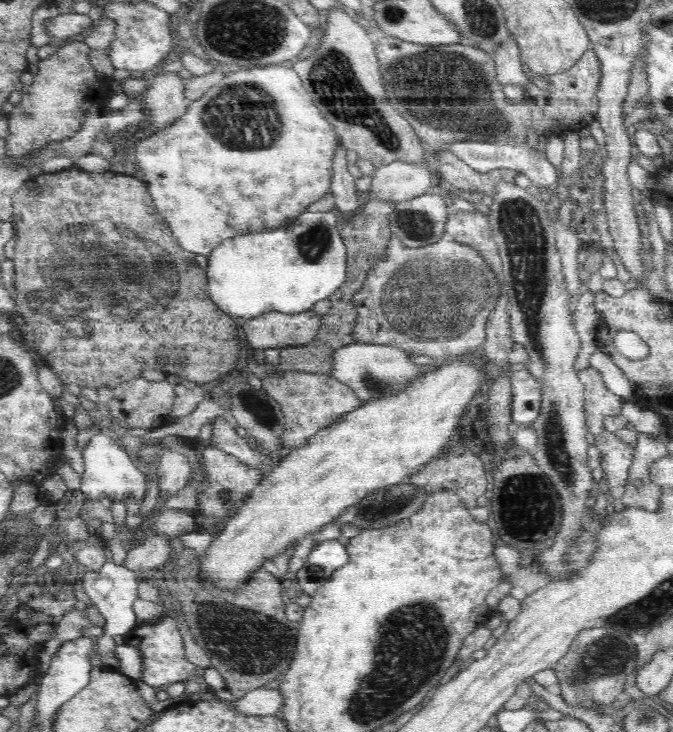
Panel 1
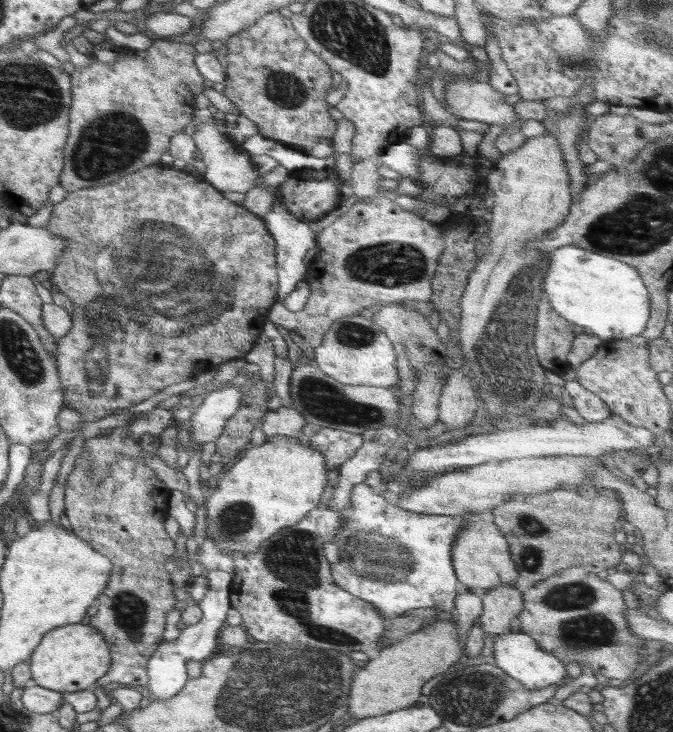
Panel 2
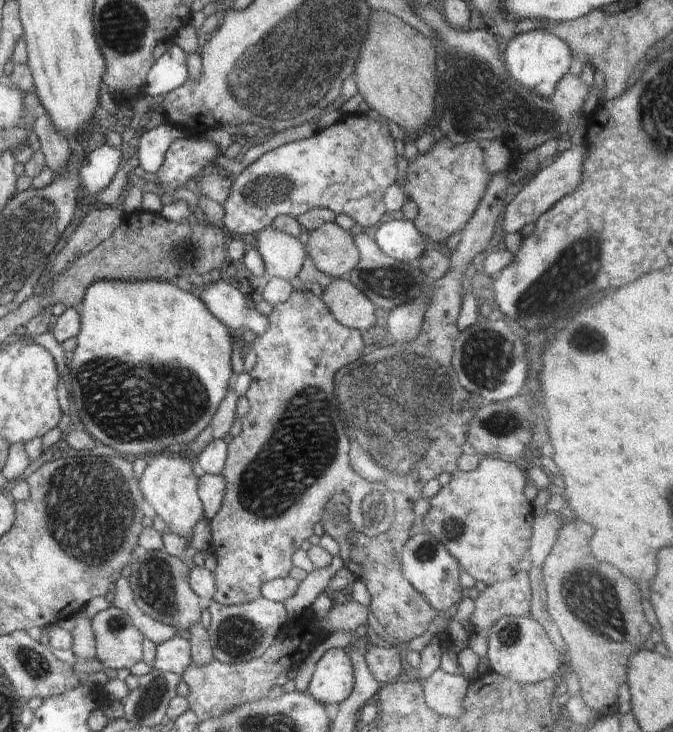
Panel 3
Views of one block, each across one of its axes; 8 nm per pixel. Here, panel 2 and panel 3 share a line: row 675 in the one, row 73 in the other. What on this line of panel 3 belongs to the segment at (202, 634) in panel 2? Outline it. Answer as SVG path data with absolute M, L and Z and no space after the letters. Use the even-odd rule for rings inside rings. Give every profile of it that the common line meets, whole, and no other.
M176 44L164 52L150 68L145 79L144 93L154 101L160 100L173 89L187 82L187 54Z

